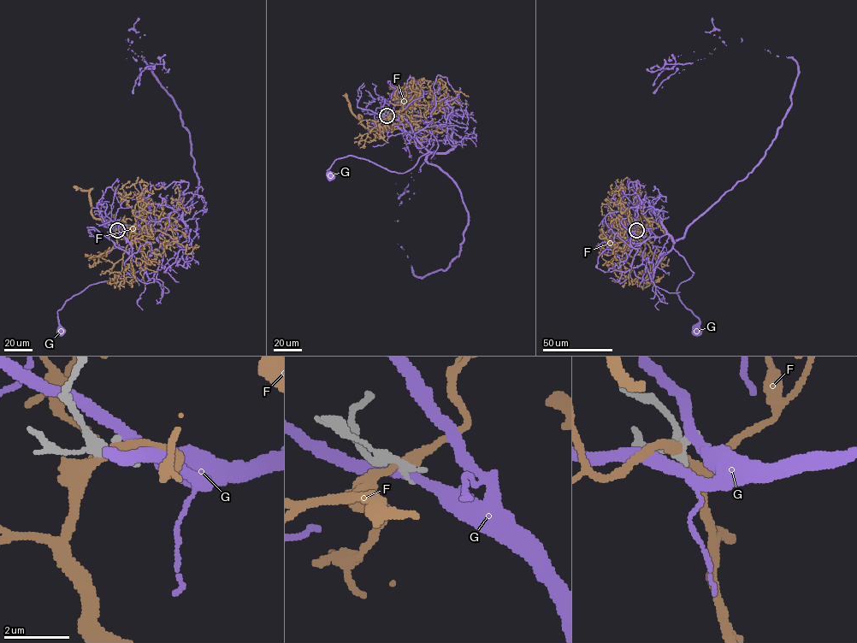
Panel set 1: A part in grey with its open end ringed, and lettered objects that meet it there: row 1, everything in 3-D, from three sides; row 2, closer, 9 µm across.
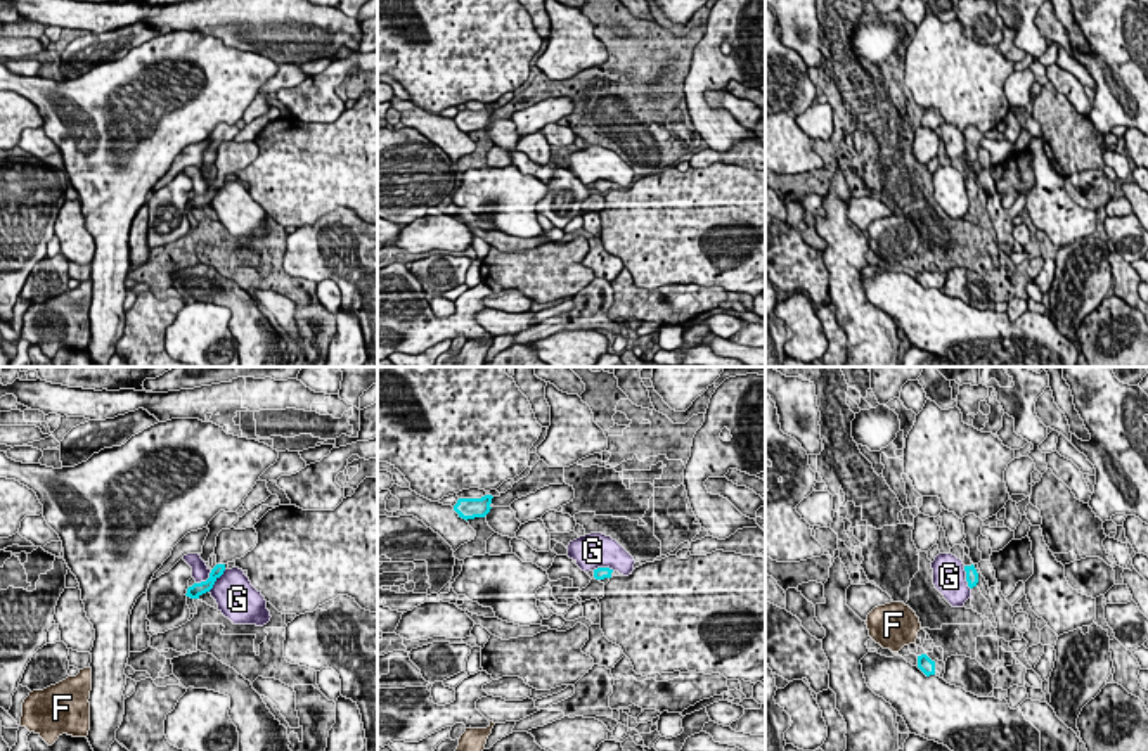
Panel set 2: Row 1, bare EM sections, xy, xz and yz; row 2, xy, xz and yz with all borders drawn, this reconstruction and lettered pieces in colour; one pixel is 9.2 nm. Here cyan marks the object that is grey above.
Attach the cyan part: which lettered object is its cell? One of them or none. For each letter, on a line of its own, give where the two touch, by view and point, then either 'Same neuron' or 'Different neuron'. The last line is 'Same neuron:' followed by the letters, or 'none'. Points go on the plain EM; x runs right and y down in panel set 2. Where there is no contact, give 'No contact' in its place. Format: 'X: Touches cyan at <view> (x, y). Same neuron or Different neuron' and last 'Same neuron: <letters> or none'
F: No contact. Different neuron
G: Touches cyan at xy (215, 192). Different neuron
Same neuron: none

